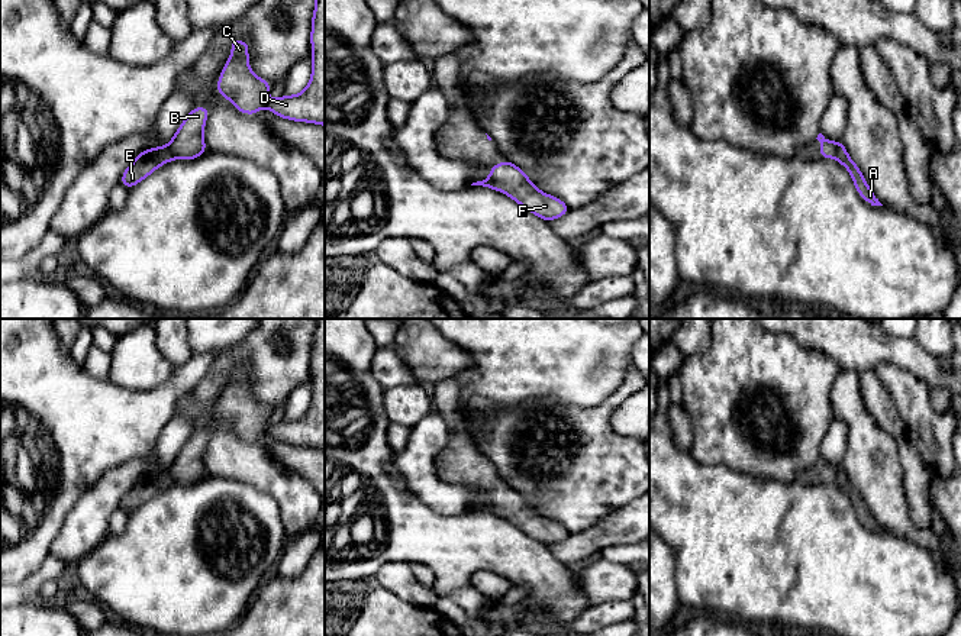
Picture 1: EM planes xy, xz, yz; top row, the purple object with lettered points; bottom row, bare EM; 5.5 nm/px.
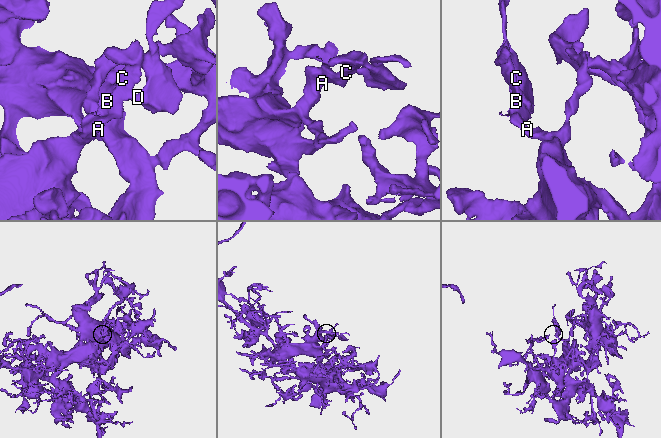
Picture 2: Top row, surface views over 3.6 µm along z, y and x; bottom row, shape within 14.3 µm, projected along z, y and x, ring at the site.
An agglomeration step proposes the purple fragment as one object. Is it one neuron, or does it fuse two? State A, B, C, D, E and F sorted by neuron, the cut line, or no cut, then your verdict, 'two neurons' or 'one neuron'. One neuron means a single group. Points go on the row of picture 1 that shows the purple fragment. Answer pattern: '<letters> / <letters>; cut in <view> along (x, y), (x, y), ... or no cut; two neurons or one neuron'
A B C D E F; no cut; one neuron

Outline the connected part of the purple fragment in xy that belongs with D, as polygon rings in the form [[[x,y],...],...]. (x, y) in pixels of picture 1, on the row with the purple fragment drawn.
[[[316,0],[312,19],[312,78],[306,88],[294,96],[268,100],[271,84],[249,68],[249,45],[232,38],[230,58],[222,68],[216,84],[225,100],[230,100],[238,112],[255,114],[267,107],[274,114],[325,126],[325,0]]]

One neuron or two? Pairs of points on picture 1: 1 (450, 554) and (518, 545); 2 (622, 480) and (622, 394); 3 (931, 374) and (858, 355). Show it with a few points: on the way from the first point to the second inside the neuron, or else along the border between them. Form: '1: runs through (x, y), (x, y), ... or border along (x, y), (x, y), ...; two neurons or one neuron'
1: runs through (467, 545), (500, 545); one neuron
2: runs through (602, 458), (602, 415); one neuron
3: runs through (913, 358), (908, 352), (876, 352); one neuron

